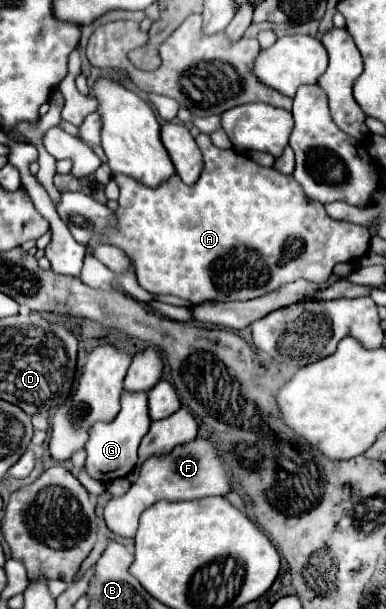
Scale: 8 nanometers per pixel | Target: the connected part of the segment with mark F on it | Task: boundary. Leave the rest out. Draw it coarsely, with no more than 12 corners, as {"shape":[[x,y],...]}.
{"shape":[[193,439],[149,457],[105,507],[107,527],[135,537],[145,507],[227,495],[219,451]]}

